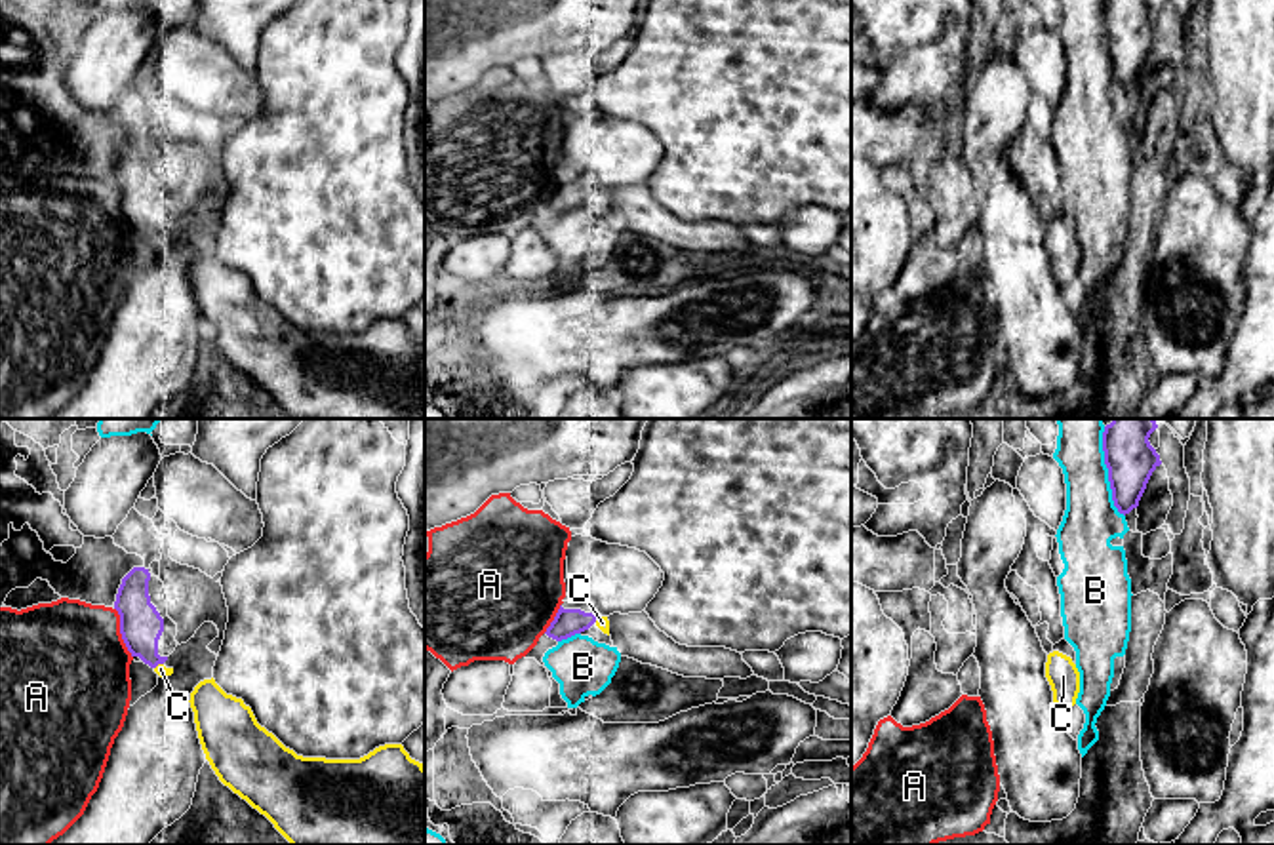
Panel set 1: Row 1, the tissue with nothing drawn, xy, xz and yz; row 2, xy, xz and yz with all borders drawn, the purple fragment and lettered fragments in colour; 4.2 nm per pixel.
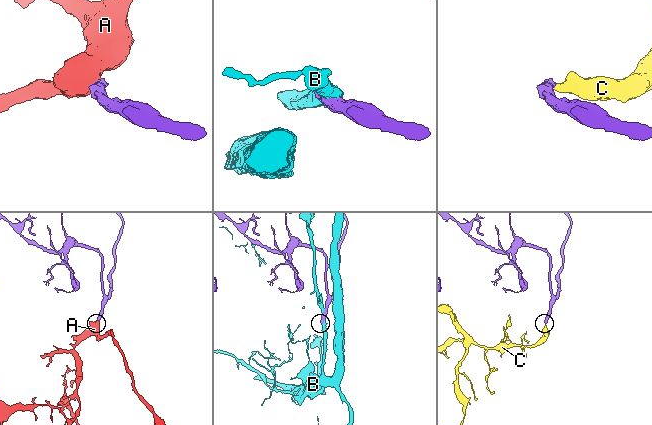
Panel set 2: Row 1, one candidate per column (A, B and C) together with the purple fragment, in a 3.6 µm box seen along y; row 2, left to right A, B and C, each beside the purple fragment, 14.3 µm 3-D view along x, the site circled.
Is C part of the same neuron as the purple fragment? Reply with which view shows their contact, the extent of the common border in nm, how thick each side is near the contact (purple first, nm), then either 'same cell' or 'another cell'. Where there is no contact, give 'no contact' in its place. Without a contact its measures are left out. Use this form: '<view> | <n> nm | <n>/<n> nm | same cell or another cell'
xy | 50 nm | 180/50 nm | same cell

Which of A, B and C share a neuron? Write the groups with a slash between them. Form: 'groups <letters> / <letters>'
groups A / B / C

